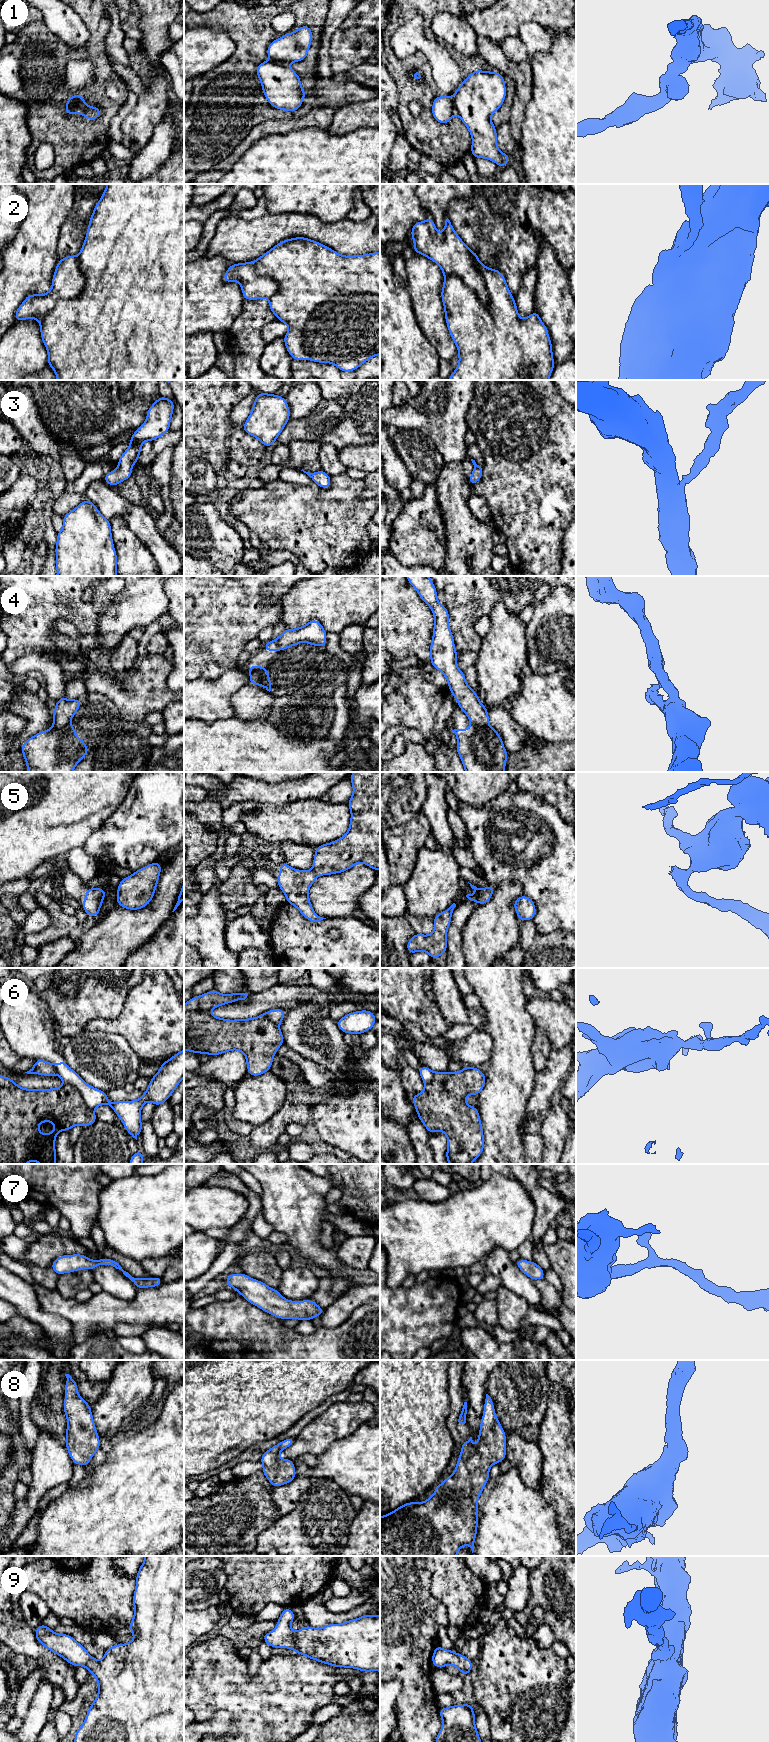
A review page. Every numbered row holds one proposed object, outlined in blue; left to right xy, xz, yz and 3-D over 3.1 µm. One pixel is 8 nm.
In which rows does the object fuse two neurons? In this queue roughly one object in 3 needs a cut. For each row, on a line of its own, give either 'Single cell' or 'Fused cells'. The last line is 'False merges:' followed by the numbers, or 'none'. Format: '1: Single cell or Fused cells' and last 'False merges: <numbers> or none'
1: Fused cells
2: Fused cells
3: Single cell
4: Fused cells
5: Fused cells
6: Fused cells
7: Single cell
8: Single cell
9: Single cell
False merges: 1, 2, 4, 5, 6

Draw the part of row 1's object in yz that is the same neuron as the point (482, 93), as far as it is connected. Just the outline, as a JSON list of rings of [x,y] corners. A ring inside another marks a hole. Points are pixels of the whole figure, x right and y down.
[[[474,70],[463,80],[451,98],[455,113],[471,134],[472,155],[476,159],[491,160],[500,168],[506,166],[510,156],[499,150],[496,126],[490,119],[506,98],[503,75],[498,72]]]

